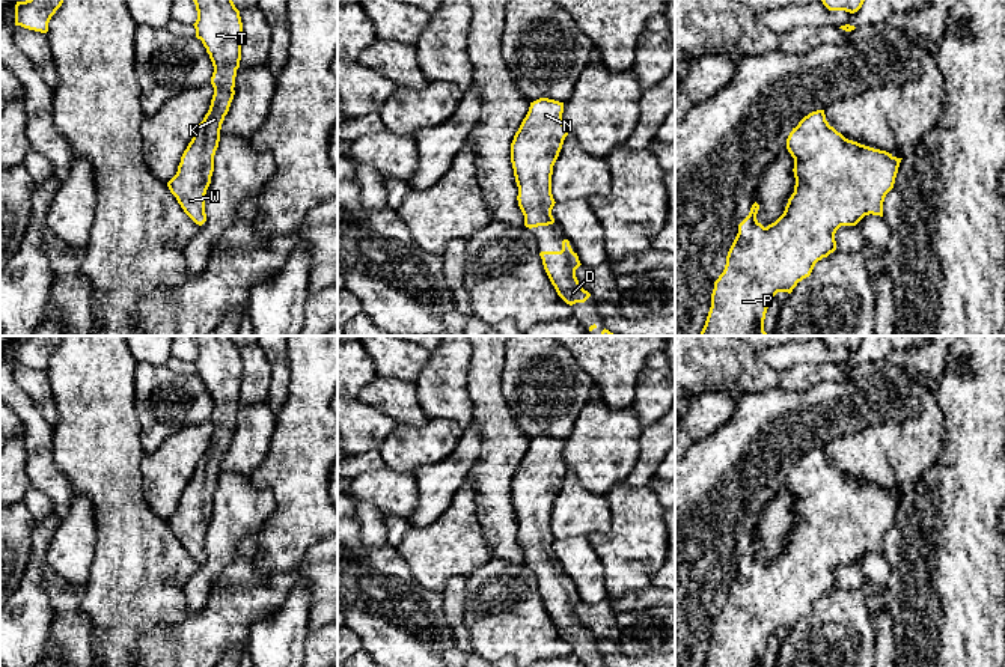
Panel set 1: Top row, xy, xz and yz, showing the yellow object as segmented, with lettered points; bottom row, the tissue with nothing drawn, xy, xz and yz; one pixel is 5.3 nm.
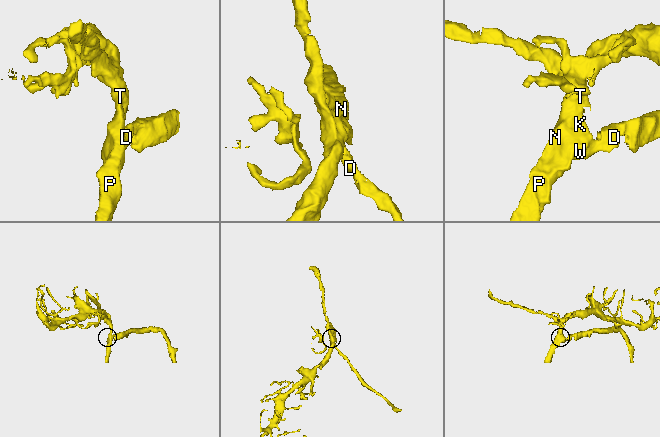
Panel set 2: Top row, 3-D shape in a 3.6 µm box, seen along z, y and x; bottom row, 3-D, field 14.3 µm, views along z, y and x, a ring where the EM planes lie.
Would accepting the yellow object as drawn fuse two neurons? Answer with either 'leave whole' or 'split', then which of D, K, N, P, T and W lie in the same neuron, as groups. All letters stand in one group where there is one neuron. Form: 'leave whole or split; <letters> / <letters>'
leave whole; D K N P T W

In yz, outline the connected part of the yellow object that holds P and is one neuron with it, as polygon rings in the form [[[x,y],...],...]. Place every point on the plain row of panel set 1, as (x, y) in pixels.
[[[817,447],[809,450],[799,459],[796,465],[793,465],[793,468],[787,476],[787,486],[794,495],[794,506],[793,506],[794,515],[796,515],[794,530],[788,536],[784,551],[767,565],[764,565],[756,557],[756,551],[759,547],[759,542],[756,539],[752,542],[749,553],[738,562],[738,571],[728,589],[725,607],[719,613],[719,616],[714,619],[714,626],[711,631],[711,644],[702,667],[764,667],[765,650],[773,634],[777,629],[791,631],[799,619],[811,613],[818,598],[821,598],[823,595],[827,595],[830,590],[836,587],[835,571],[841,563],[856,563],[865,553],[869,553],[869,551],[883,554],[884,535],[894,525],[898,504],[903,497],[903,495],[894,494],[886,488],[874,486],[845,476],[841,470],[838,470],[833,464],[829,462],[829,459],[826,458],[824,447]]]

